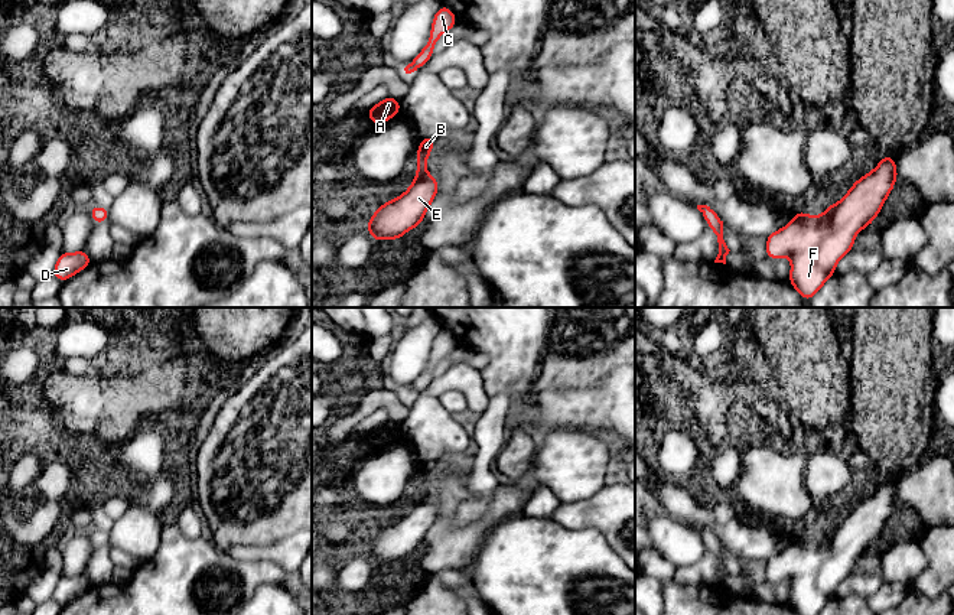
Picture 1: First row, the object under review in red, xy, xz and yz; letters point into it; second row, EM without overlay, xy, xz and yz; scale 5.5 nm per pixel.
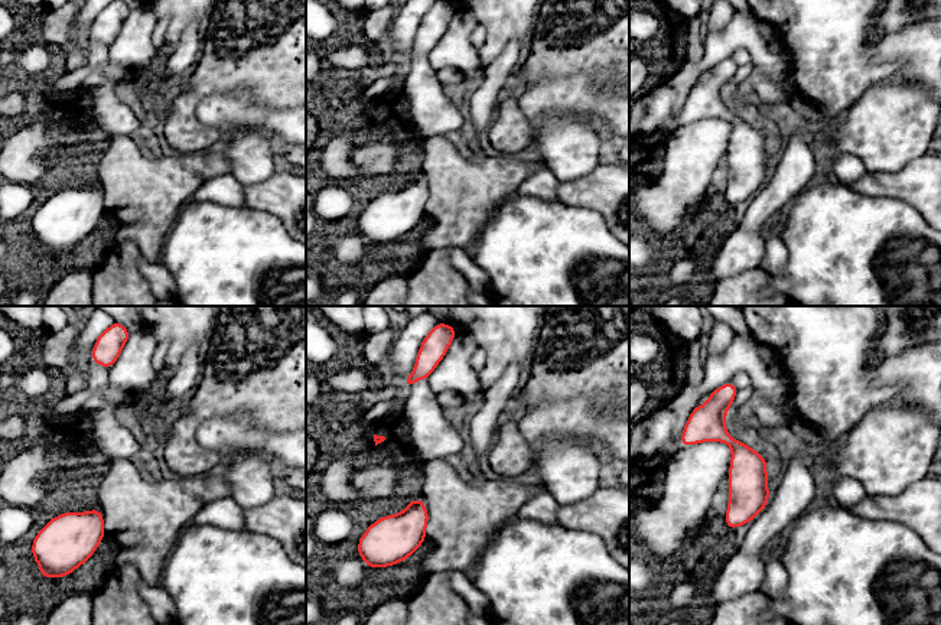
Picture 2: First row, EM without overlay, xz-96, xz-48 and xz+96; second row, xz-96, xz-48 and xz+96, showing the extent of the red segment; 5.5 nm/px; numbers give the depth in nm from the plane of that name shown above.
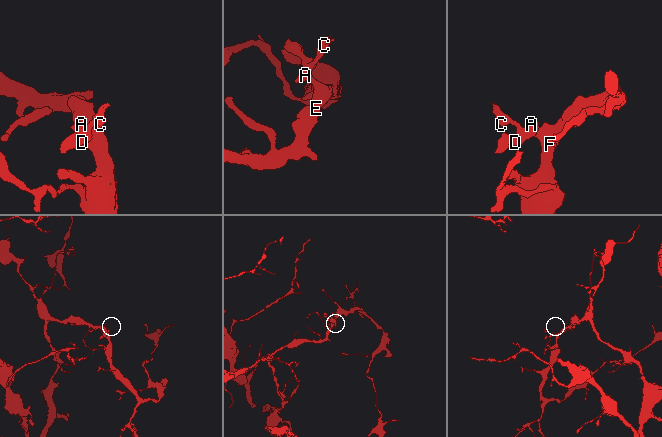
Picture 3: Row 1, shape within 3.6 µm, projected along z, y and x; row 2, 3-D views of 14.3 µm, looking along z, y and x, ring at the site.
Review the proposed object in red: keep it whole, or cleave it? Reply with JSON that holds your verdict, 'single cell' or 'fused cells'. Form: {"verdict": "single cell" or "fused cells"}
{"verdict": "single cell"}

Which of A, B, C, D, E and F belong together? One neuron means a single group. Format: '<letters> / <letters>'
A B C D E F

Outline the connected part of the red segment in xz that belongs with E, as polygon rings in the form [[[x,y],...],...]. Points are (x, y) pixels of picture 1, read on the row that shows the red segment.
[[[423,137],[417,147],[417,173],[410,188],[395,199],[378,206],[368,219],[367,232],[375,240],[398,240],[423,224],[427,208],[437,195],[439,182],[426,170],[436,137]]]

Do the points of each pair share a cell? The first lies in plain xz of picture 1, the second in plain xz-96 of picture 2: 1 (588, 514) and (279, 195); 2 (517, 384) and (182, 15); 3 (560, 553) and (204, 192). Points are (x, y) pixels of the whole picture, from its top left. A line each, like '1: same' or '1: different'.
1: same
2: same
3: different

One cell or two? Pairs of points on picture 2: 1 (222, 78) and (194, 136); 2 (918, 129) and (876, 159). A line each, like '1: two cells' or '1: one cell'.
1: one cell
2: one cell

